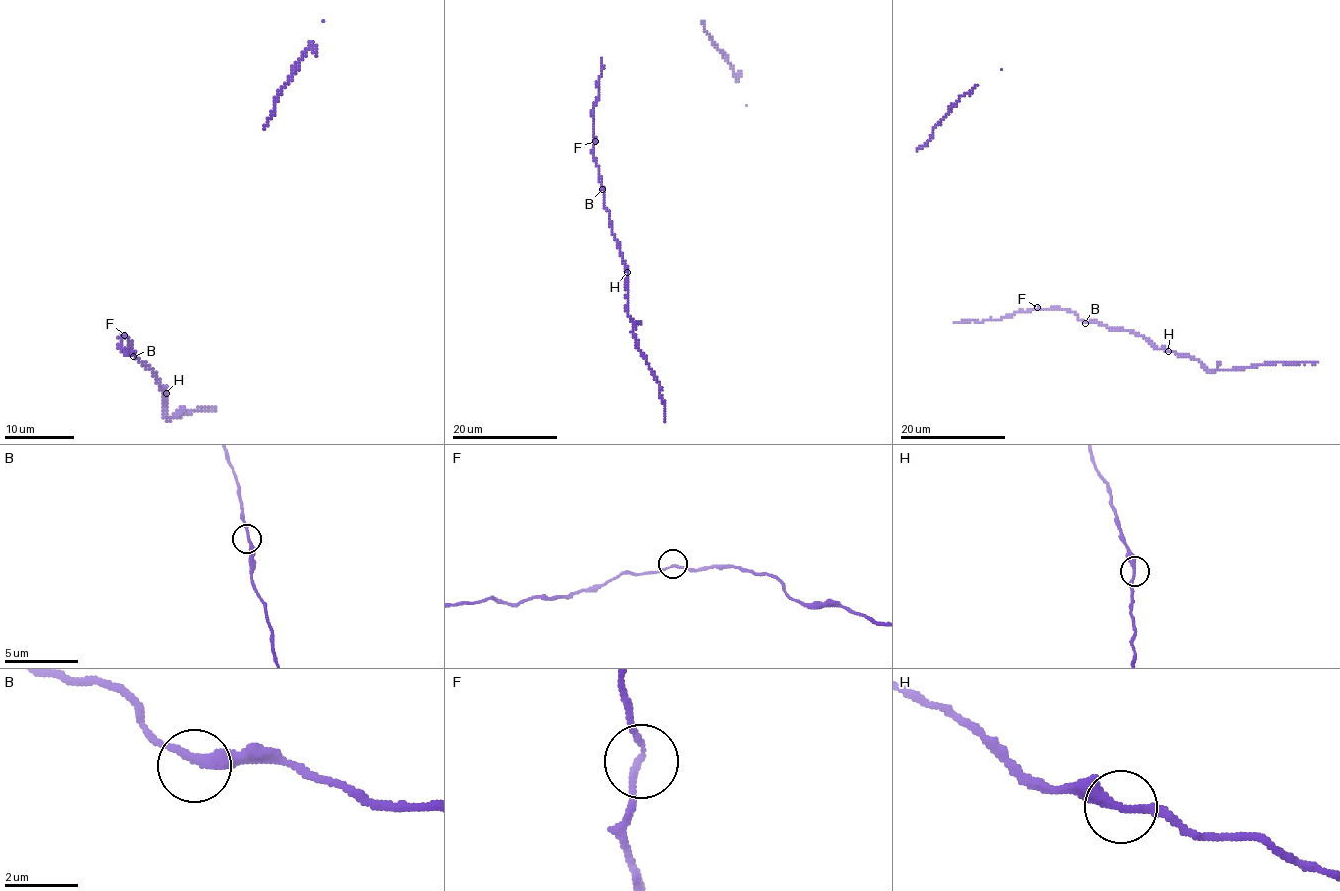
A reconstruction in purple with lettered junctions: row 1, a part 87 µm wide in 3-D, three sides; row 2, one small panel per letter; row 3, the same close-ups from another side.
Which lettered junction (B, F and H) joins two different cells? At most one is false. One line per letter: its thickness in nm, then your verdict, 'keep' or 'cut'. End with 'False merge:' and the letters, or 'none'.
B: calibre 260 nm; keep
F: calibre 150 nm; keep
H: calibre 280 nm; cut
False merge: H

